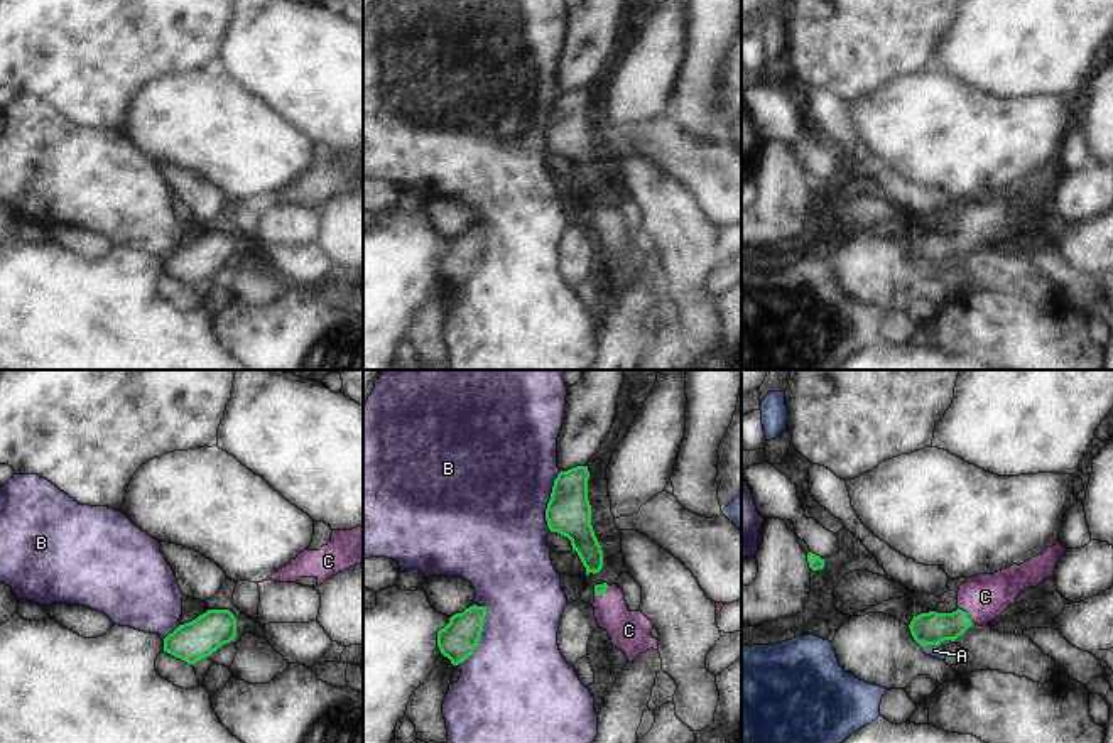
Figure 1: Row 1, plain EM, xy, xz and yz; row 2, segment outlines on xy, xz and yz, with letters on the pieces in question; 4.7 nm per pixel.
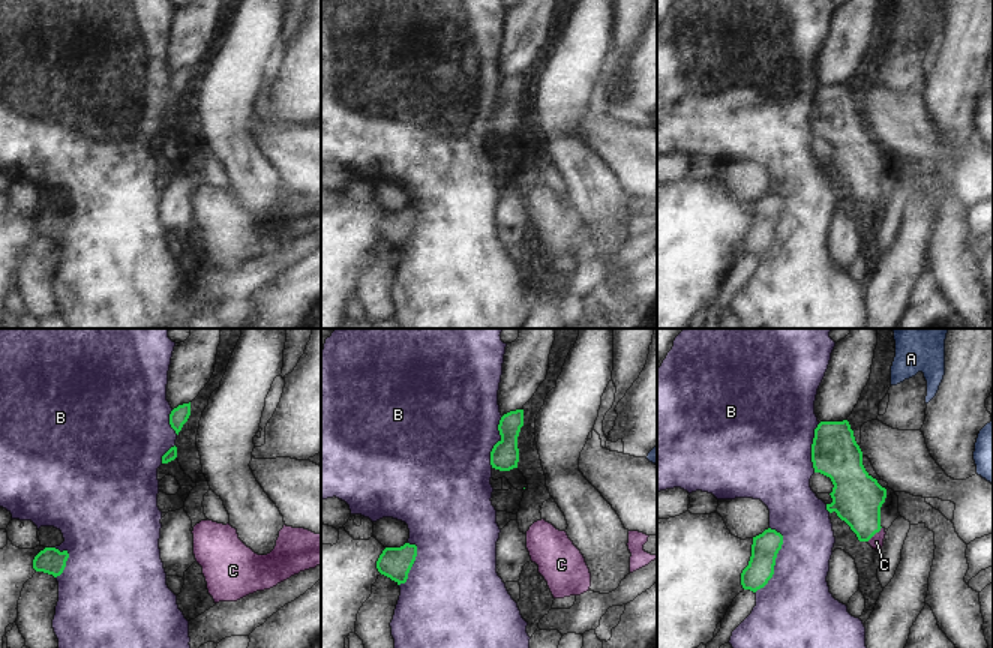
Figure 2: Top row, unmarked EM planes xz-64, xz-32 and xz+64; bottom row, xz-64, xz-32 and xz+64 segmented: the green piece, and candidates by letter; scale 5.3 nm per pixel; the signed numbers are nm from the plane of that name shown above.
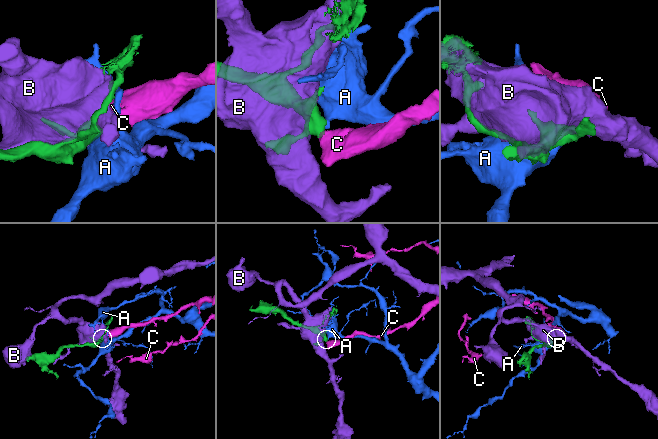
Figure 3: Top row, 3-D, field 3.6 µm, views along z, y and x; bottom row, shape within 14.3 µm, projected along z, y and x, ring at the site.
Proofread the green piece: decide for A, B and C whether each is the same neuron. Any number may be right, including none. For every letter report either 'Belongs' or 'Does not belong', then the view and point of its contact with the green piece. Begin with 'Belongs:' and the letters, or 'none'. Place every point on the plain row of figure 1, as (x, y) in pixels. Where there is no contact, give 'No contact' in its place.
Belongs: C
A: Does not belong. Touches green at yz (931, 265)
B: Does not belong. Touches green at xz (480, 259)
C: Belongs. Touches green at yz (966, 235)

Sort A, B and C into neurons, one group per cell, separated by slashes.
A / B / C

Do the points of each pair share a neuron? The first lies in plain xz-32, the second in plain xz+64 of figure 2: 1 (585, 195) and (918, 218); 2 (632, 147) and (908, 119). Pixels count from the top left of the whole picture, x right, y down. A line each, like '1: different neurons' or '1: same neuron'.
1: different neurons
2: same neuron

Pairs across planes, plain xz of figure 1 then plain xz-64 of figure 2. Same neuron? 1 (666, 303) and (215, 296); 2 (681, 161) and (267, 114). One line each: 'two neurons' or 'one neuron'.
1: one neuron
2: two neurons

